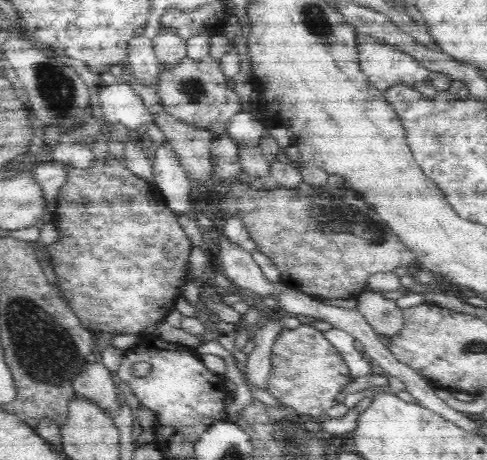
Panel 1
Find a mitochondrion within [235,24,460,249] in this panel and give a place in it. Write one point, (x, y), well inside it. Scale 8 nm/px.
(332, 217)

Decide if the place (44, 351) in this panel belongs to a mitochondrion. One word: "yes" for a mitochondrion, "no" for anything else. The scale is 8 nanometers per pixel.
yes

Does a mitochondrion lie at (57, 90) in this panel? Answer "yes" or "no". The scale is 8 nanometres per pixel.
yes

